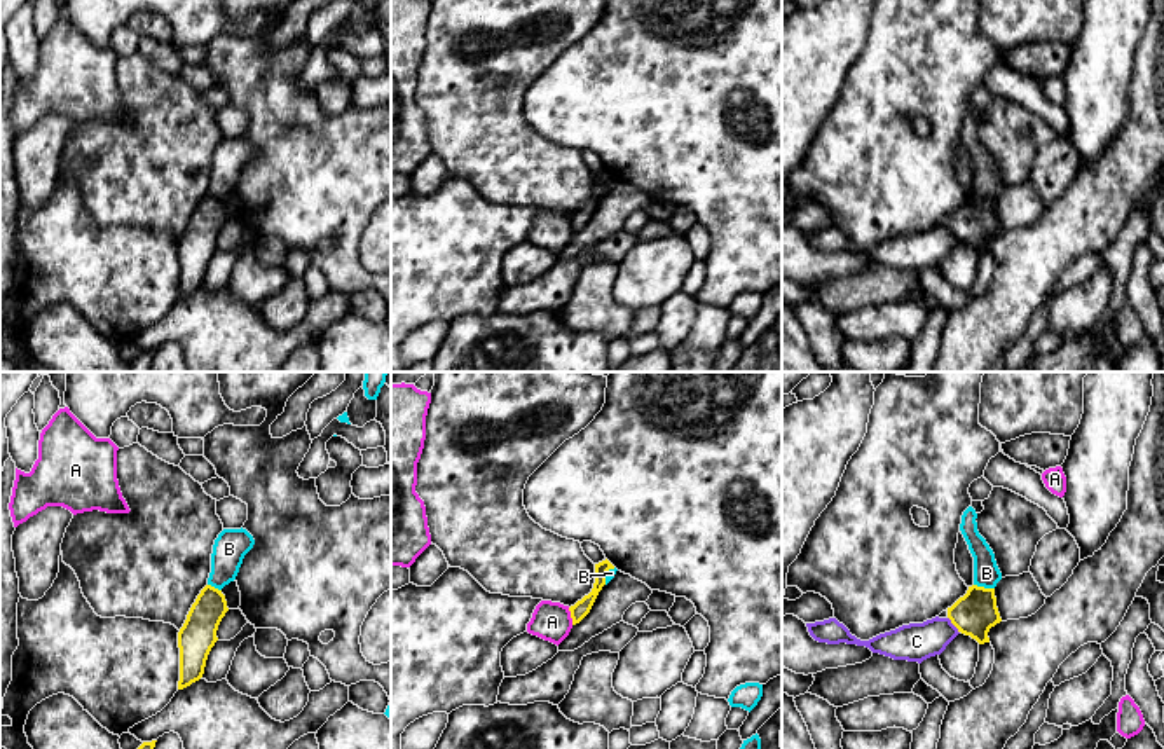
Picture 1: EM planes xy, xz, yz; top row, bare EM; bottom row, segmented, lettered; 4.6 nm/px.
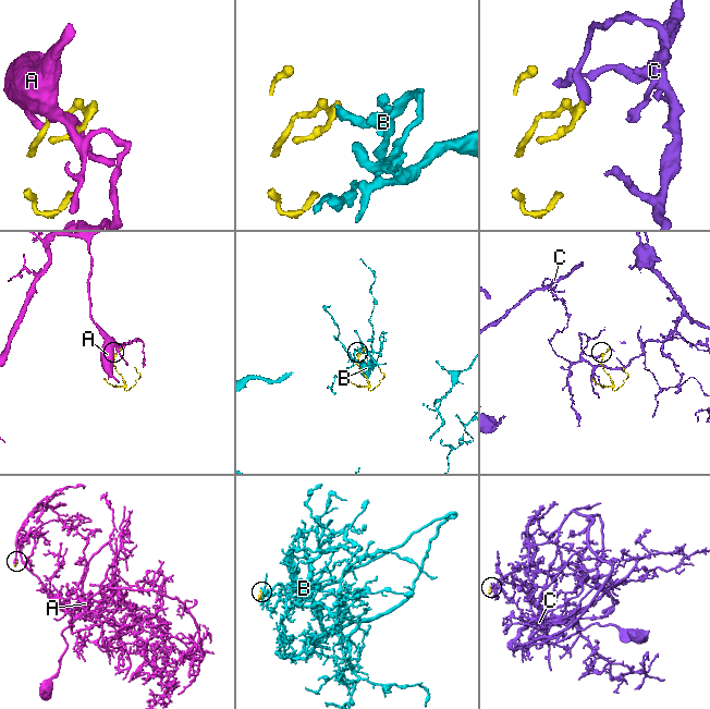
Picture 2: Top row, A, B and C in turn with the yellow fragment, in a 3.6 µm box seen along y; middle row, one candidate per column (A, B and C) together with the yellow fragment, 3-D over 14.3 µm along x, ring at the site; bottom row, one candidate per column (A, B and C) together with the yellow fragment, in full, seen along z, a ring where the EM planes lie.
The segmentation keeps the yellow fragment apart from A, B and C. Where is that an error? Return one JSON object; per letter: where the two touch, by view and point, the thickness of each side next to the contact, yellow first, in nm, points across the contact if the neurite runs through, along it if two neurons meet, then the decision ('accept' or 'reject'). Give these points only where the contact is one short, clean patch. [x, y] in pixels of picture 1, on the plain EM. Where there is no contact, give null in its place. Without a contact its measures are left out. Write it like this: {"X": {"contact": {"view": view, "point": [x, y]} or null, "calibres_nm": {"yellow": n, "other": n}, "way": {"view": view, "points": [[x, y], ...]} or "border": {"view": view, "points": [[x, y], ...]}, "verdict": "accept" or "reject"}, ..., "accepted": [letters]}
{"A": {"contact": {"view": "xz", "point": [571, 226]}, "calibres_nm": {"yellow": 80, "other": 180}, "border": {"view": "xz", "points": [[568, 217], [573, 233]]}, "verdict": "reject"}, "B": {"contact": {"view": "yz", "point": [985, 198]}, "calibres_nm": {"yellow": 200, "other": 120}, "border": {"view": "yz", "points": [[974, 192], [993, 198]]}, "verdict": "reject"}, "C": {"contact": {"view": "yz", "point": [953, 233]}, "calibres_nm": {"yellow": 200, "other": 180}, "border": {"view": "yz", "points": [[948, 226], [958, 241]]}, "verdict": "reject"}, "accepted": []}

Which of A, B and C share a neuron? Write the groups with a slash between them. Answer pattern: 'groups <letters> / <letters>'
groups A / B / C

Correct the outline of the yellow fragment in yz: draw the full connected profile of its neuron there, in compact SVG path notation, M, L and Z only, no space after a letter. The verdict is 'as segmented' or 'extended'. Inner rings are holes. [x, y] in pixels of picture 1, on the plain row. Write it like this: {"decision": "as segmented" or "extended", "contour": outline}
{"decision": "as segmented", "contour": "M969 196L967 203L948 216L948 227L958 241L970 244L979 253L989 251L989 237L1002 230L995 197Z"}

